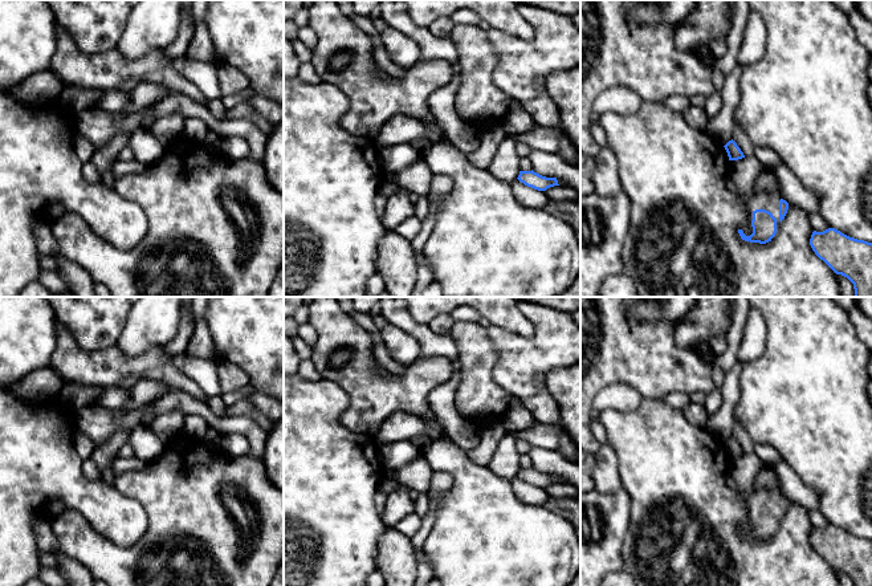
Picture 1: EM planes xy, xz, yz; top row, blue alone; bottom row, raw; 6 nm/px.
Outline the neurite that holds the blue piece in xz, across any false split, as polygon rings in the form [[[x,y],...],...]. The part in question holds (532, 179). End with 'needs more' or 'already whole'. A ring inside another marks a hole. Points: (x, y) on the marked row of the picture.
[[[519,171],[517,178],[521,183],[538,191],[546,191],[550,187],[559,186],[557,178],[546,178],[531,171]]]; already whole

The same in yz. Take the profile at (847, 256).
[[[828,228],[814,231],[810,245],[836,274],[853,284],[855,297],[872,297],[872,243]]]; already whole

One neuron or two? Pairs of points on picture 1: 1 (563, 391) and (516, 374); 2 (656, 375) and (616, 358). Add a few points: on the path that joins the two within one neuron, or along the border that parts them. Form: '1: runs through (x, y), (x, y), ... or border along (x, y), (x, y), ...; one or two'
1: border along (544, 383), (561, 412); two
2: runs through (647, 366), (639, 358), (626, 358); one

